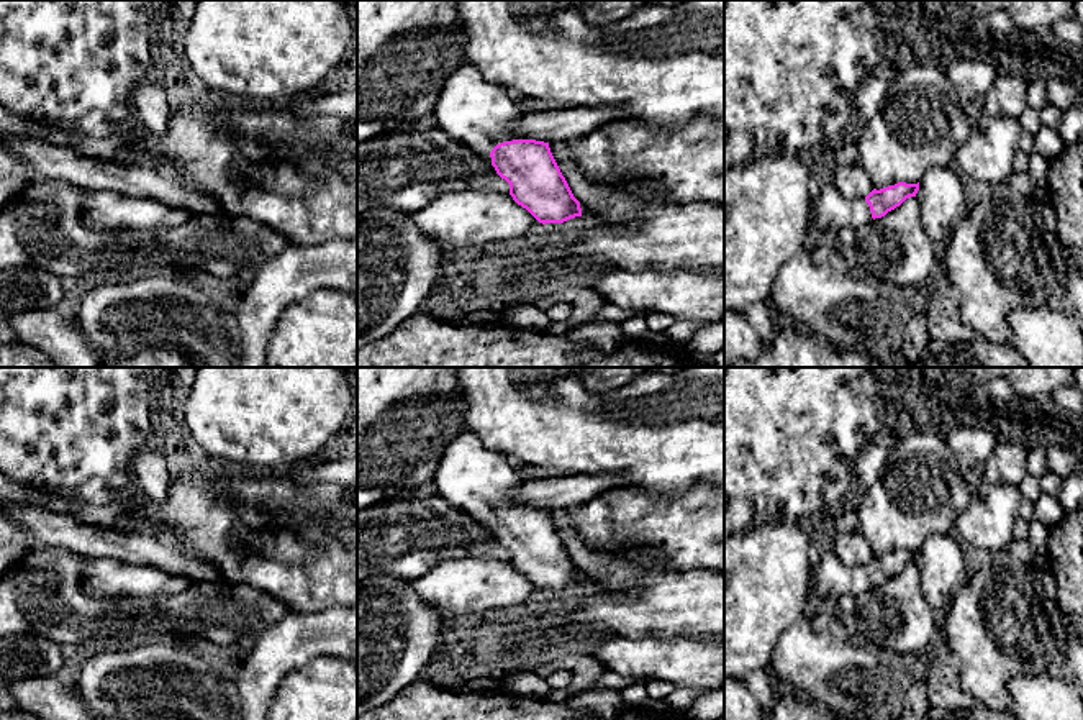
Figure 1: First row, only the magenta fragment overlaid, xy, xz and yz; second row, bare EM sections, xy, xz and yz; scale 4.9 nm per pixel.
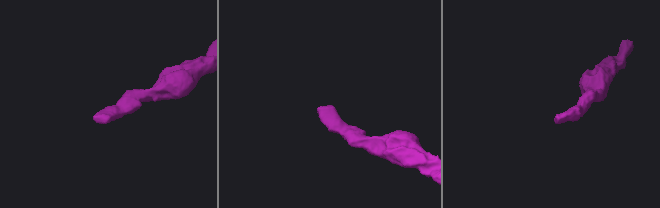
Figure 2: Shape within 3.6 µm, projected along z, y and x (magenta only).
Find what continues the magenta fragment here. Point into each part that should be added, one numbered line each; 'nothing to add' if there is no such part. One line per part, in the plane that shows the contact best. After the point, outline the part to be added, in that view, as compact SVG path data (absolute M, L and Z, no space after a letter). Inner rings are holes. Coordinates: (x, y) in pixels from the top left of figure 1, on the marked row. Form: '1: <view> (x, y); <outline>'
1: xz (469, 109); M469 61L446 80L433 115L447 136L477 153L490 154L500 143L521 139L516 97L487 80Z

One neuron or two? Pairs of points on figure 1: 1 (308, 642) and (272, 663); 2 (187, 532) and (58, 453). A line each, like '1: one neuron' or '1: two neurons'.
1: one neuron
2: two neurons

